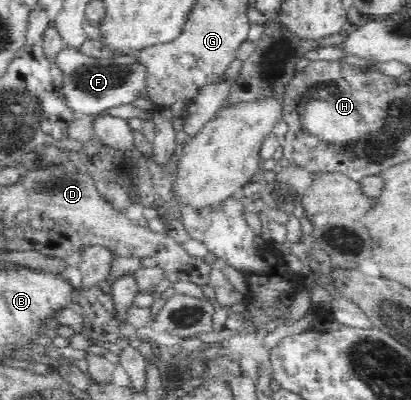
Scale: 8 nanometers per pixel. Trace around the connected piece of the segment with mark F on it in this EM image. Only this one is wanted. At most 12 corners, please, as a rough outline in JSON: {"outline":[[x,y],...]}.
{"outline":[[63,47],[64,104],[79,116],[132,104],[145,87],[133,53]]}

